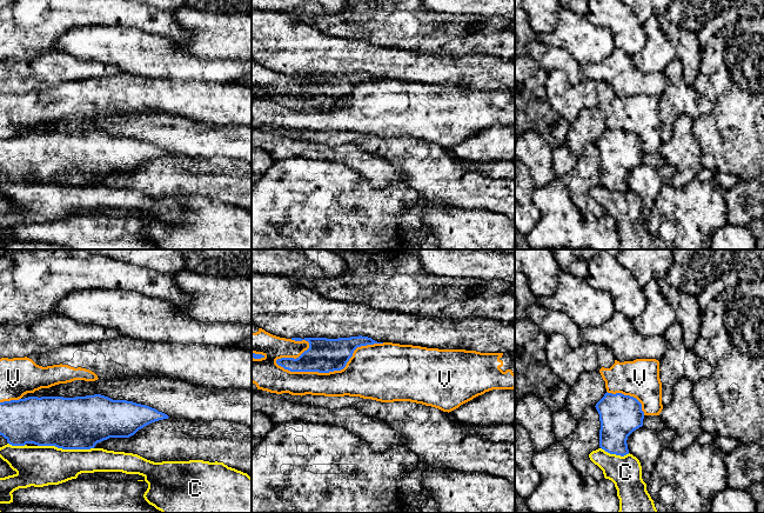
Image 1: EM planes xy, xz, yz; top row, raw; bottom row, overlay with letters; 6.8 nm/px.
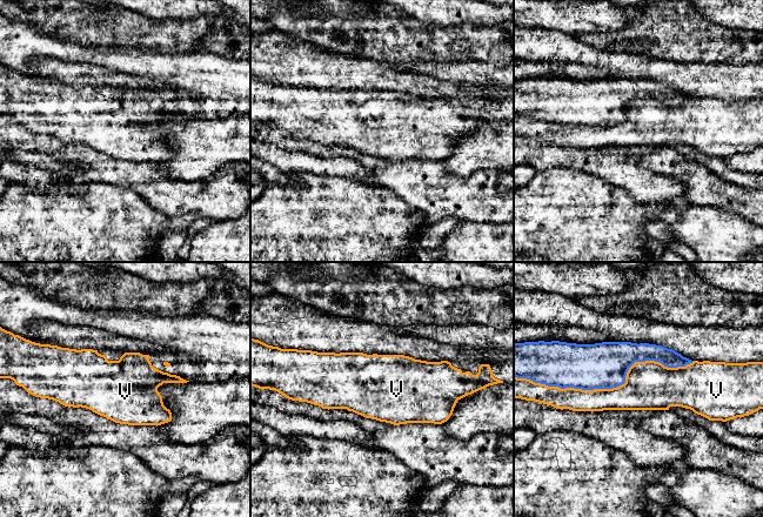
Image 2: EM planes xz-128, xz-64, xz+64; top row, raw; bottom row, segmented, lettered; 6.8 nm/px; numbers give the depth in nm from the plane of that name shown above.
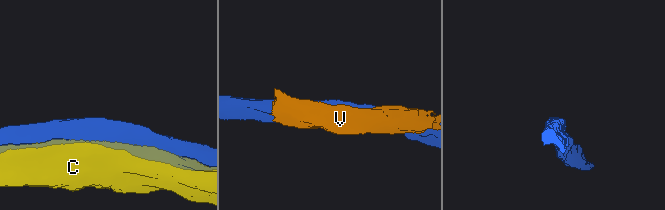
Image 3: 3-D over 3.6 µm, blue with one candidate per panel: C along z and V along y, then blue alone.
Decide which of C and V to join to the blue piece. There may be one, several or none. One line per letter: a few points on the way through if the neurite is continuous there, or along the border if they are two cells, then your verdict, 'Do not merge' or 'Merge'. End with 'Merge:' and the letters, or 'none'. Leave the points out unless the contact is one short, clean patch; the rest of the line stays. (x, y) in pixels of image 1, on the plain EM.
C: Do not merge
V: Do not merge
Merge: none

